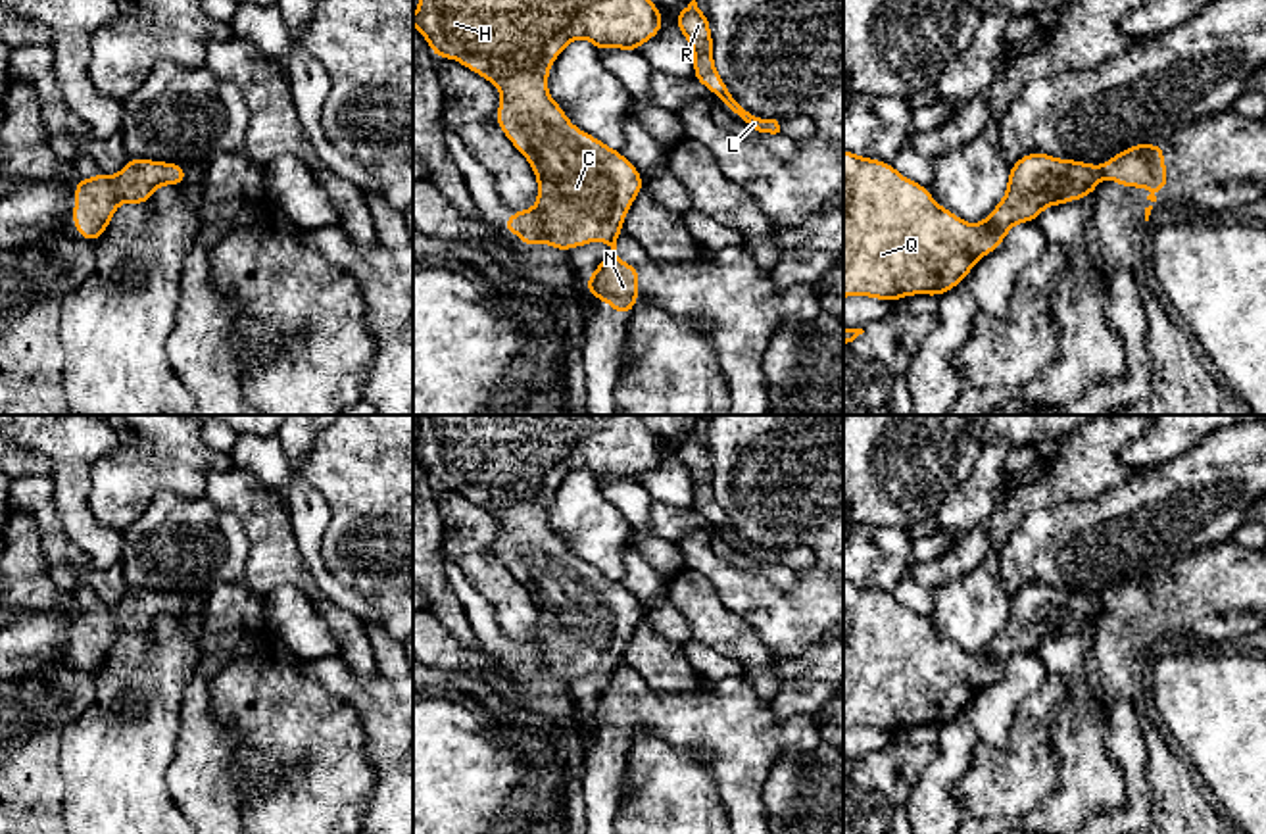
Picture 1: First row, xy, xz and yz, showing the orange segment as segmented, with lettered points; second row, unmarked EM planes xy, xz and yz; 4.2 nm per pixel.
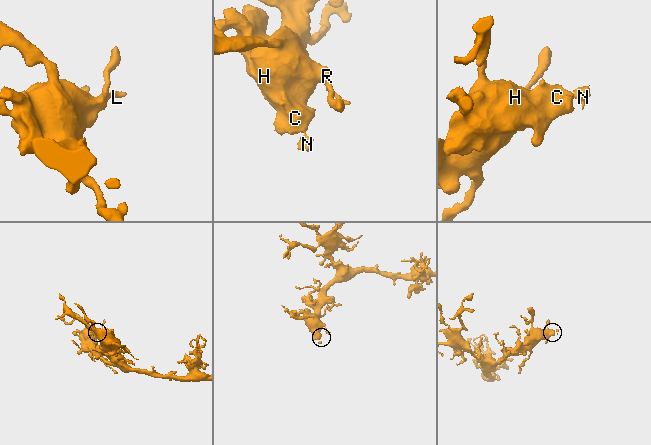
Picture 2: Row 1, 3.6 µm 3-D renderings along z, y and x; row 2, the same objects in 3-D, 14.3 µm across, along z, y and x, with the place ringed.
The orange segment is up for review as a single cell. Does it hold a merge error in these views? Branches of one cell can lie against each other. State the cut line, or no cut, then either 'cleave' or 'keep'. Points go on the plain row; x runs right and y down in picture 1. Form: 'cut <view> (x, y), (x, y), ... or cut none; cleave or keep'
cut yz (1095, 596), (1101, 608); cleave

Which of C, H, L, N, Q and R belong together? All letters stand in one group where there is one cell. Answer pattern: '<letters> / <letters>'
C H L Q R / N

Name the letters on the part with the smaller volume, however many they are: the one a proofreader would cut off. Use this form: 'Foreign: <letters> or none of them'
Foreign: N

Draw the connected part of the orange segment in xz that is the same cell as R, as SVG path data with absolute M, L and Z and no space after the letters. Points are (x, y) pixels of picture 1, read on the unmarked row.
M695 429L678 442L676 457L692 477L695 511L709 519L740 552L743 552L751 559L770 565L780 563L776 550L757 548L755 544L745 540L724 515L722 507L715 500L709 448L697 438Z

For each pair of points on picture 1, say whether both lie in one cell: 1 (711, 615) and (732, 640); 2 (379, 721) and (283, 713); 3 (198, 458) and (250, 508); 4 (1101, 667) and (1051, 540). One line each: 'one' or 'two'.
1: one
2: two
3: two
4: two

